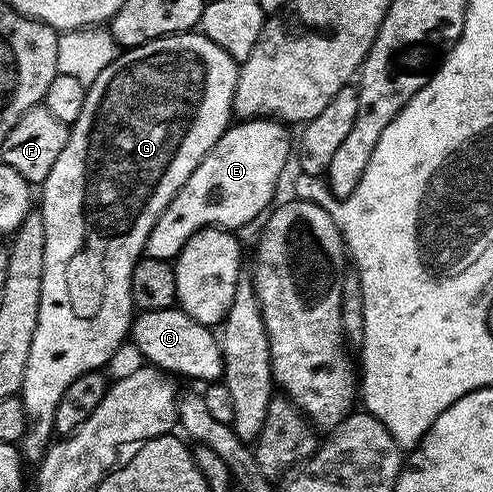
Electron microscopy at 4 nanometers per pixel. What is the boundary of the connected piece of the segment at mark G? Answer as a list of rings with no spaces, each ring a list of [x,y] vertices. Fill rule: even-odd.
[[[201,31],[173,33],[138,45],[135,49],[119,52],[114,61],[108,63],[108,67],[104,67],[104,71],[100,71],[100,75],[97,75],[95,81],[87,88],[84,107],[80,110],[80,119],[76,119],[73,125],[69,126],[68,143],[64,143],[64,151],[60,151],[52,171],[48,171],[48,179],[40,186],[42,192],[40,212],[44,219],[44,279],[40,287],[40,315],[36,319],[36,335],[32,335],[32,351],[28,351],[28,367],[24,367],[24,383],[20,390],[22,406],[26,412],[26,433],[20,442],[20,452],[27,462],[41,461],[51,444],[56,407],[60,399],[64,399],[64,391],[68,391],[68,387],[71,383],[76,383],[80,375],[106,367],[102,365],[109,363],[110,356],[121,347],[125,337],[127,340],[132,329],[132,314],[135,312],[130,298],[134,265],[138,258],[143,256],[146,240],[156,219],[160,219],[160,215],[166,210],[168,203],[172,203],[180,187],[184,187],[188,175],[196,171],[204,155],[208,155],[216,139],[220,139],[222,132],[231,124],[238,67],[239,62],[233,61],[226,51],[216,47],[216,43],[212,43],[212,39],[208,39]]]

